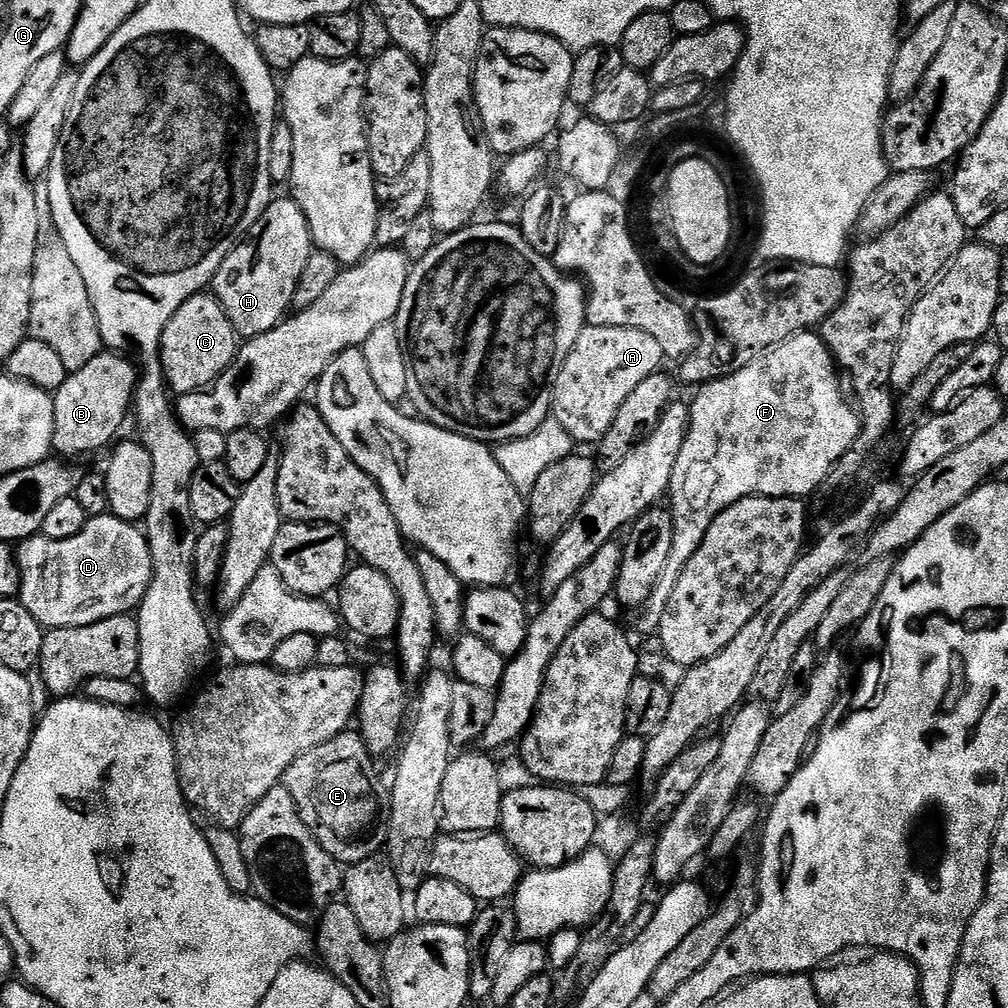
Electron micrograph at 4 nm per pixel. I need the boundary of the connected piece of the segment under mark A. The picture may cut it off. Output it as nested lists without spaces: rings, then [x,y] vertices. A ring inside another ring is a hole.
[[[622,326],[585,327],[556,379],[556,391],[552,394],[554,419],[565,428],[577,445],[599,445],[600,439],[614,426],[622,404],[646,378],[650,378],[650,374],[661,371],[663,364],[660,363],[665,363],[665,360],[662,346],[658,346],[657,340],[650,338],[650,334],[642,334],[642,330],[626,330]]]

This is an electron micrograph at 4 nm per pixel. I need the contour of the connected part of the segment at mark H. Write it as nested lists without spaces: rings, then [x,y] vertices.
[[[291,198],[273,199],[247,239],[224,259],[210,285],[237,337],[261,336],[284,323],[296,299],[302,270],[306,270],[313,251],[306,214]]]

